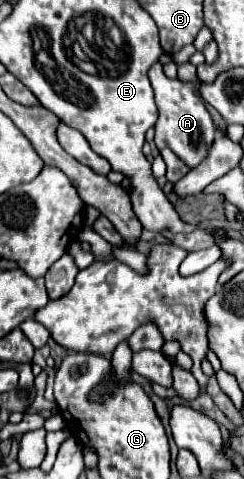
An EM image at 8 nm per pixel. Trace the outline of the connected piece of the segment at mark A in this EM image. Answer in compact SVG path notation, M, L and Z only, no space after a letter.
M159 61L149 69L149 81L153 85L155 103L159 107L159 119L155 123L155 145L169 147L189 169L195 169L205 161L215 139L215 125L207 107L193 93L193 85L181 83L179 79L169 79L163 73L163 65Z

